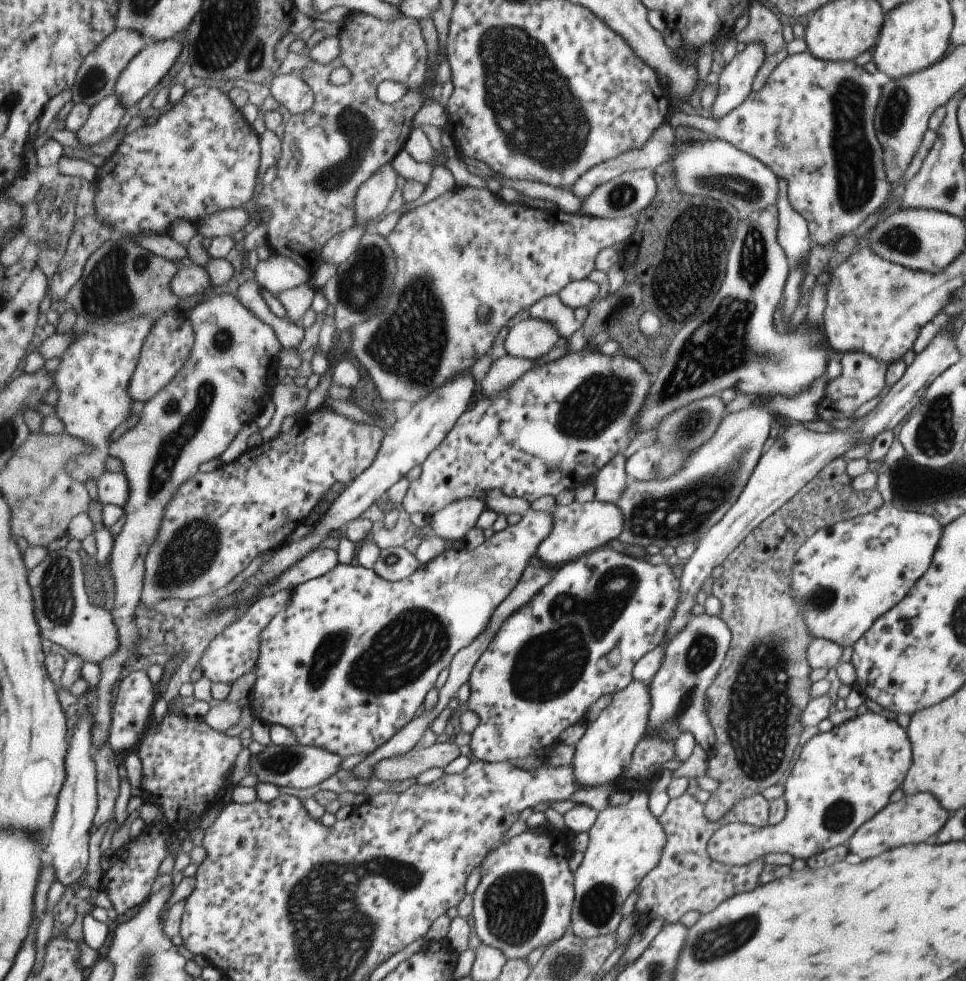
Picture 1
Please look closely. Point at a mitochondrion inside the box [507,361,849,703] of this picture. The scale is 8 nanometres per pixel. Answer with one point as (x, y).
(681, 514)

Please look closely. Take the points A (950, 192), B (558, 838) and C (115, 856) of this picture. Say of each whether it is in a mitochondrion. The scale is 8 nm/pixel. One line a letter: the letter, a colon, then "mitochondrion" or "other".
A: other
B: other
C: other

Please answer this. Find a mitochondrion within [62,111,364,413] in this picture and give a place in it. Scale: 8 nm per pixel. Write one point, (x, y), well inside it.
(109, 290)

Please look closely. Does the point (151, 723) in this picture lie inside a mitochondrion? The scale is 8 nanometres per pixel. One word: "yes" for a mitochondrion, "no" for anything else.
no

